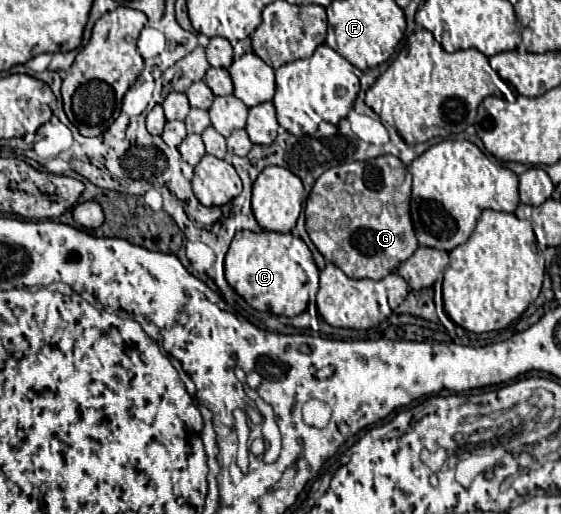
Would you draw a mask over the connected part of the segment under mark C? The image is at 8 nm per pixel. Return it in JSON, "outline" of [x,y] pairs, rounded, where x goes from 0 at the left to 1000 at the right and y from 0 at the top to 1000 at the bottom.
{"outline":[[[426,449],[410,473],[399,512],[403,547],[456,605],[528,617],[542,609],[551,591],[549,609],[561,617],[567,613],[563,588],[551,586],[556,578],[563,582],[570,525],[560,514],[545,473],[520,453]]]}

